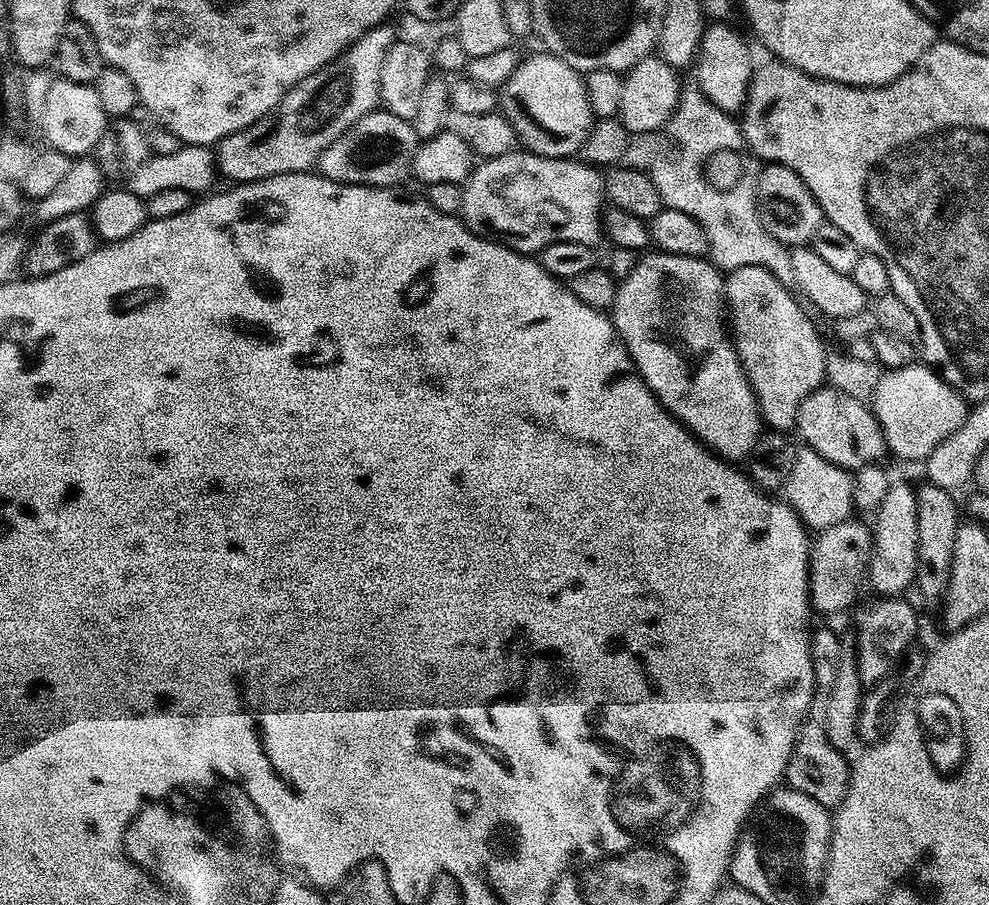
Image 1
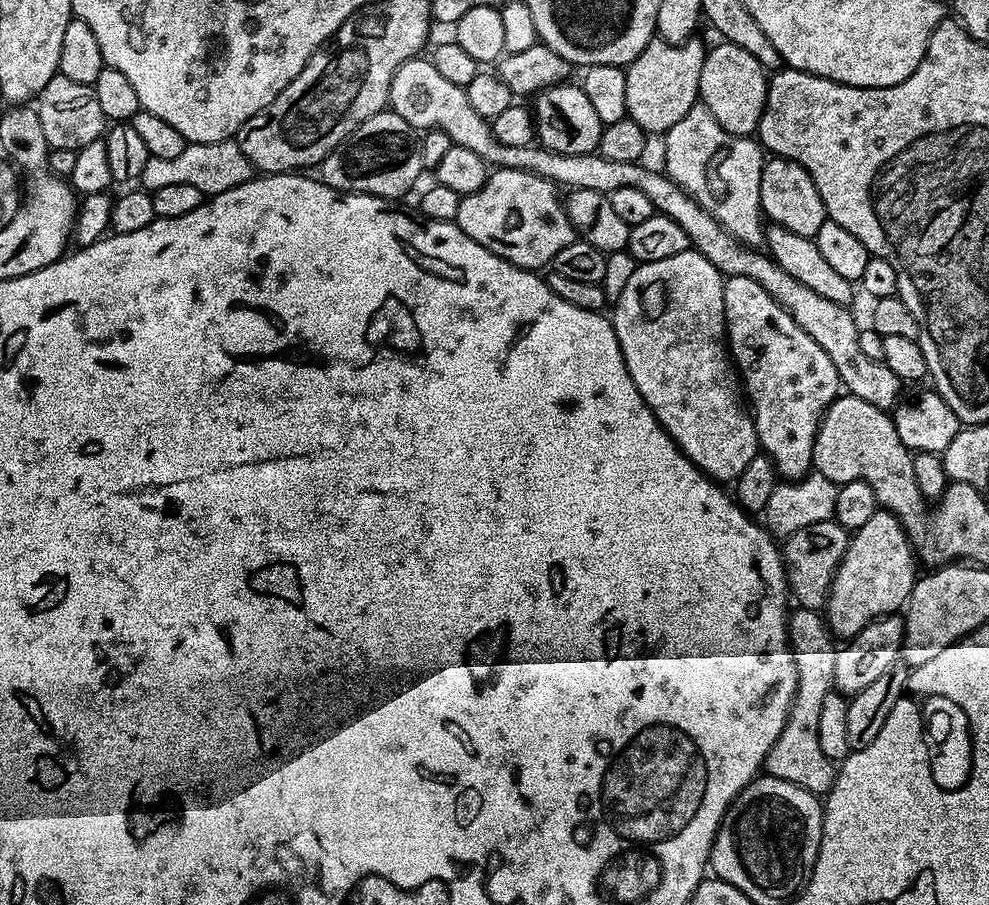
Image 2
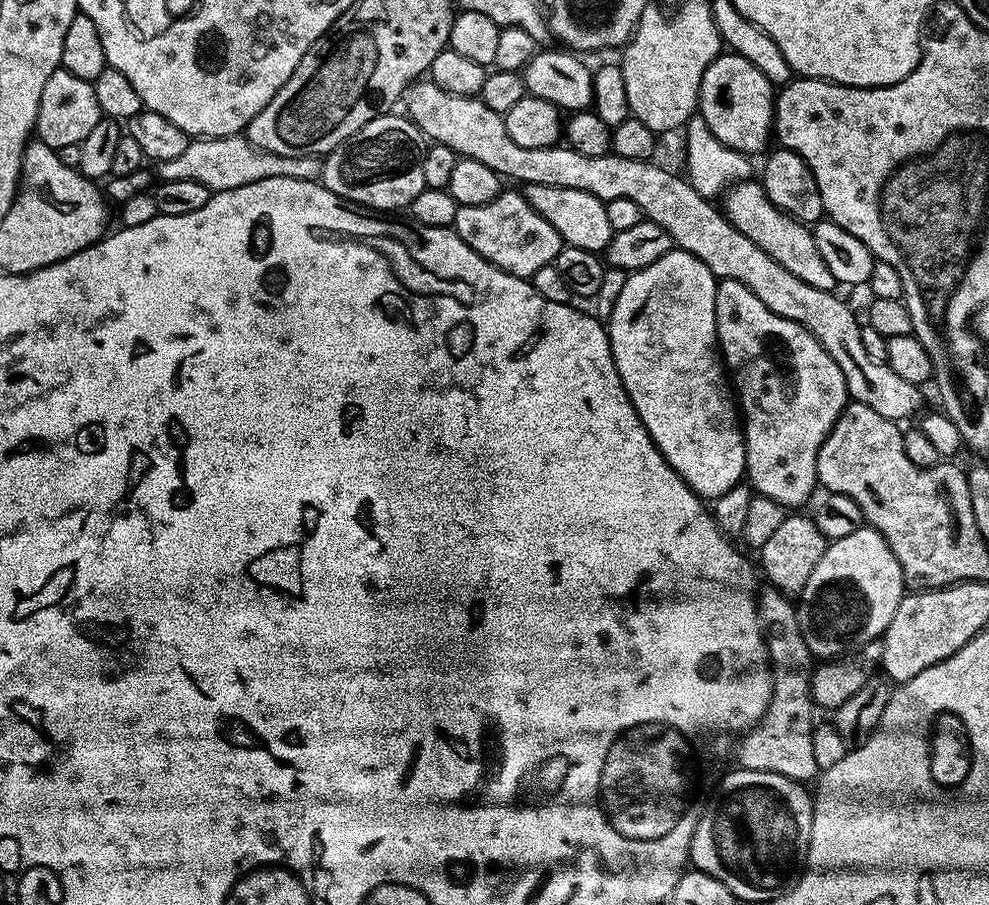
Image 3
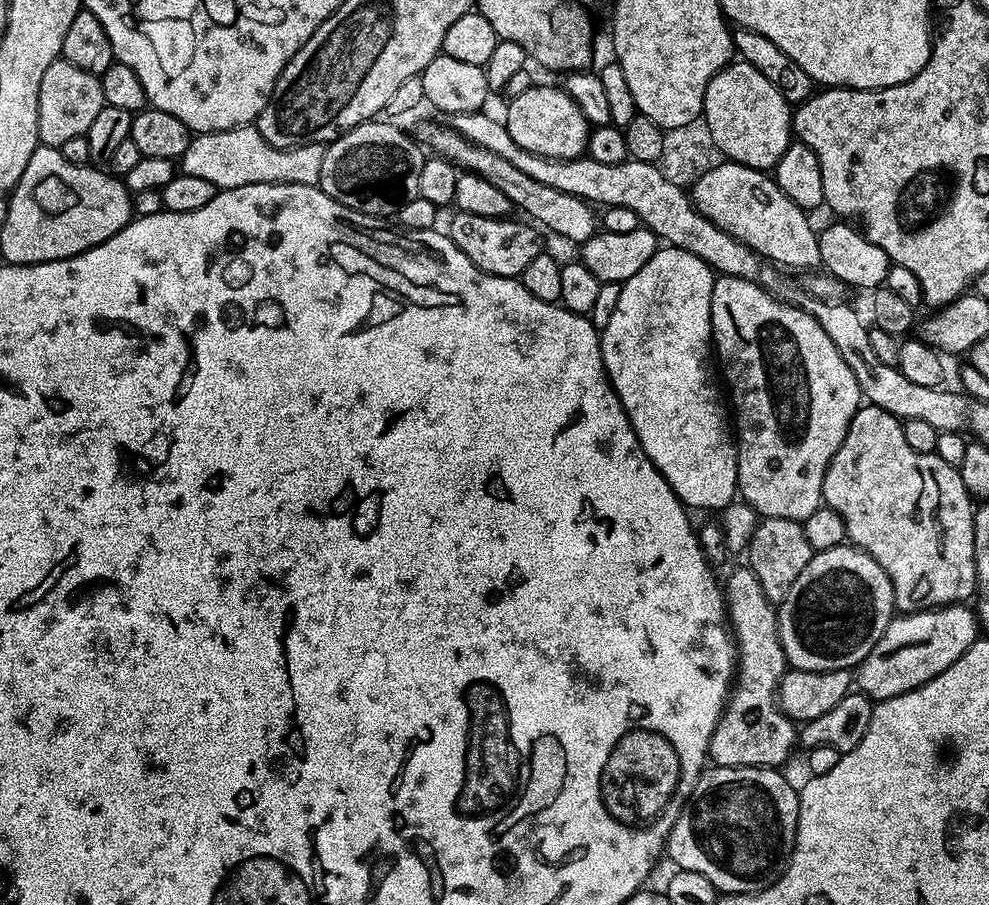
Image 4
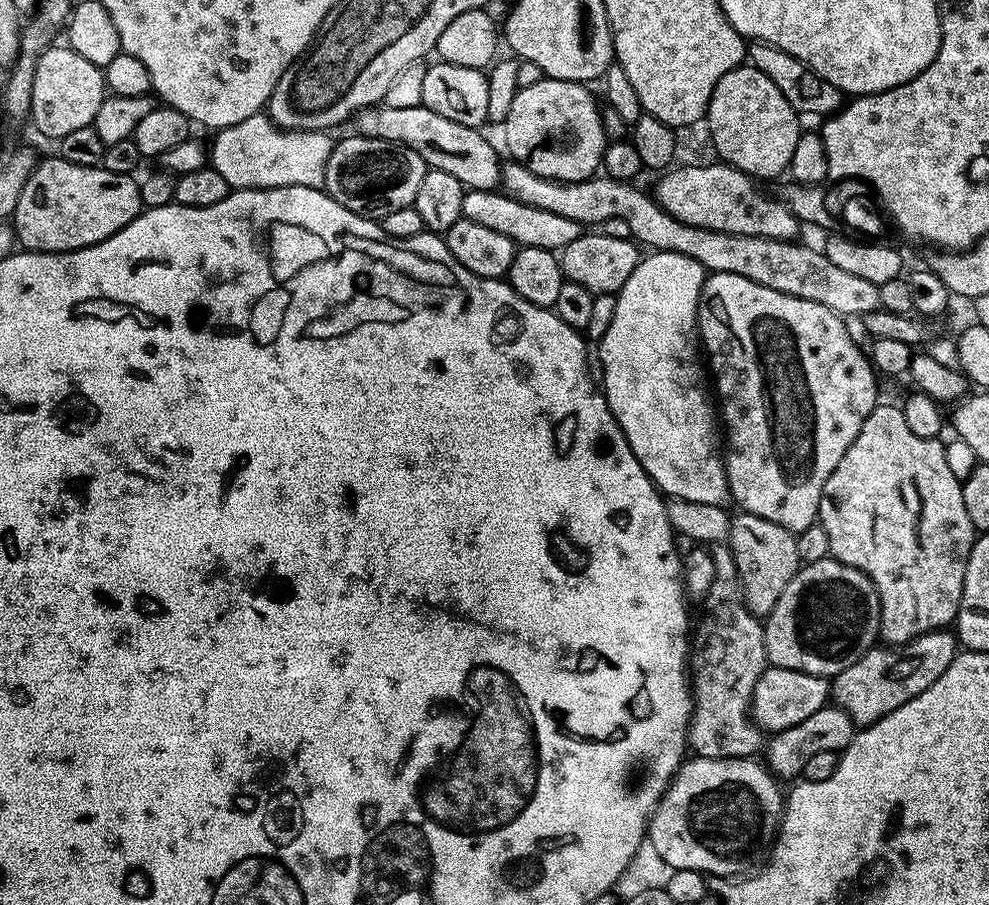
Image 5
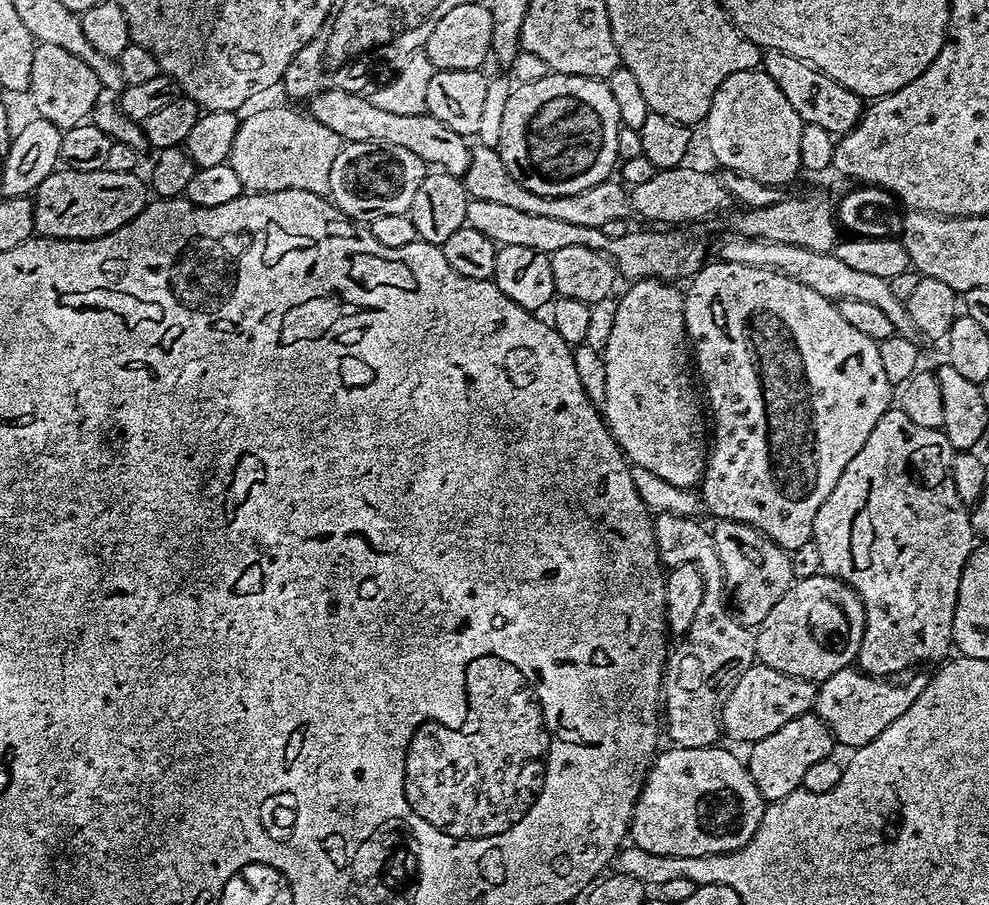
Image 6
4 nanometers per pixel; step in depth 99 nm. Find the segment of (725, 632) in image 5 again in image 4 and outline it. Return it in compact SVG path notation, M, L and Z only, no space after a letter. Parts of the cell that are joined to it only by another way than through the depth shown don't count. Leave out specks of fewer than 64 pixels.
M747 566L736 568L726 580L726 616L730 621L730 631L738 653L738 683L731 689L728 702L720 713L720 721L716 723L714 734L710 738L710 746L706 753L707 759L718 768L774 768L788 760L788 755L798 744L798 728L785 712L780 711L778 693L780 680L786 671L786 661L782 642L778 634L777 605L766 598L762 590L762 582L754 574L754 570Z

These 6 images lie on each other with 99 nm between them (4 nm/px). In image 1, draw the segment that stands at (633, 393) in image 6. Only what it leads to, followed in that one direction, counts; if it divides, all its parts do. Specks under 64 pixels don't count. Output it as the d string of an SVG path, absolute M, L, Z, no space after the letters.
M655 254L637 259L634 270L626 279L619 281L616 290L616 301L610 309L610 319L616 325L616 332L620 335L625 350L630 354L632 365L640 373L641 378L646 382L646 386L656 395L662 405L675 420L679 420L709 452L716 453L721 460L729 462L747 461L752 455L754 446L762 434L762 421L760 419L760 407L756 405L756 396L752 393L752 387L748 384L748 376L744 373L744 368L740 365L740 357L731 339L724 340L720 344L720 308L722 312L722 301L726 296L726 284L721 273L715 264L707 259L698 256L670 256L667 254Z

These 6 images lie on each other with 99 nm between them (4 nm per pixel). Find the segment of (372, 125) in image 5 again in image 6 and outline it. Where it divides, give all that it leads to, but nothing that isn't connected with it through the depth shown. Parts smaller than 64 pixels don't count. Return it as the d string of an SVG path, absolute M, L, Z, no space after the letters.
M342 90L320 92L312 97L310 107L310 115L322 126L330 126L341 141L391 142L393 146L406 146L406 150L410 150L410 154L418 154L425 165L435 166L451 176L463 177L470 166L472 148L469 141L433 116L394 114L392 110L382 110L367 95Z

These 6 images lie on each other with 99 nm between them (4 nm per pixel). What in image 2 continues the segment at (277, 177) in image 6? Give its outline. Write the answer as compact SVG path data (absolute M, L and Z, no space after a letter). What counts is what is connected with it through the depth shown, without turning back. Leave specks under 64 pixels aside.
M230 139L222 142L206 142L205 144L185 143L182 154L178 154L178 158L149 156L140 175L139 183L151 193L154 190L162 190L162 186L186 182L186 186L194 186L198 191L203 192L205 197L211 198L234 186L246 183L253 179L253 176L252 163L246 158L246 154L242 154L235 139Z

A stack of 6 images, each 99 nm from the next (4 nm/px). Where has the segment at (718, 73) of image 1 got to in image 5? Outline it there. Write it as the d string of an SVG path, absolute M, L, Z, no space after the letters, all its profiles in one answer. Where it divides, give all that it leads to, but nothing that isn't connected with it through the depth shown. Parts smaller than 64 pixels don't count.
M741 66L727 72L718 82L718 86L714 86L706 119L713 144L723 163L730 164L747 176L759 178L761 181L768 180L771 176L783 177L787 173L790 158L794 158L794 146L798 146L798 138L802 131L801 117L790 106L790 102L786 102L782 90L778 90L778 86L774 86L774 82L770 82L770 78L762 74L762 70Z

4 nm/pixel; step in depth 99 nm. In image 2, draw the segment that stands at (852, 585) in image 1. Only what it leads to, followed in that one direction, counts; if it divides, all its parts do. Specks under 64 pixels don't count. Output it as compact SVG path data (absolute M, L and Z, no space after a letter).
M831 519L814 522L814 526L802 526L802 530L794 530L794 534L790 534L783 541L782 559L786 588L791 599L793 596L797 600L795 603L799 607L823 609L834 574L848 549L849 539L849 529Z

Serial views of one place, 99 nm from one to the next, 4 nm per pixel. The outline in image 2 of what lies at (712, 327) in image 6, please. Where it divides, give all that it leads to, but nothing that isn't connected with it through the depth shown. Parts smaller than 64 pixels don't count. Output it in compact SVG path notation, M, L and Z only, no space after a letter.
M729 276L724 282L724 323L726 325L726 344L731 359L738 369L747 403L750 405L752 420L756 424L756 442L763 455L769 456L777 473L785 481L803 480L812 468L812 447L816 430L824 411L841 395L842 385L834 362L826 355L826 350L806 334L790 318L790 314L754 278Z

